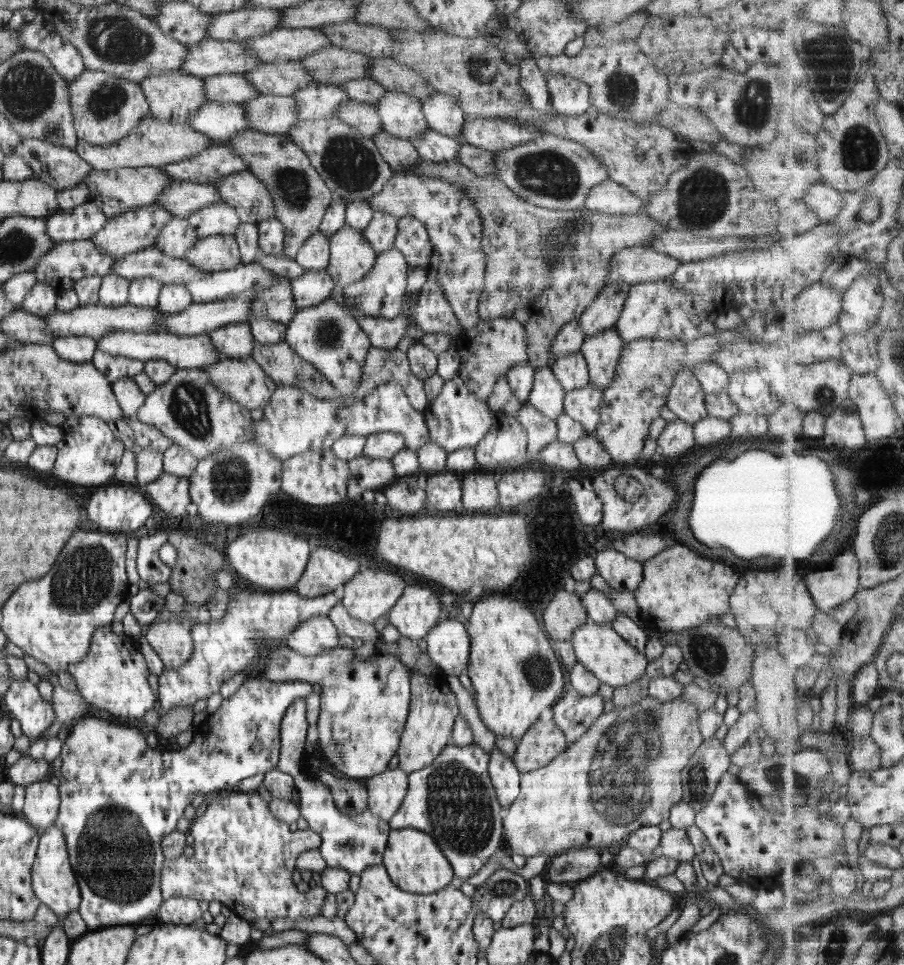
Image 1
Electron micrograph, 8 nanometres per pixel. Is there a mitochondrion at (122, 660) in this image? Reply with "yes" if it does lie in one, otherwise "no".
no

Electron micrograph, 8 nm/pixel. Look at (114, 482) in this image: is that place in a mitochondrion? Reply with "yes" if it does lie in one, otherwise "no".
no

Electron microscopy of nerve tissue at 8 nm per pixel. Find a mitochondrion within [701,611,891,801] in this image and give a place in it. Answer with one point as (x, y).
(780, 781)

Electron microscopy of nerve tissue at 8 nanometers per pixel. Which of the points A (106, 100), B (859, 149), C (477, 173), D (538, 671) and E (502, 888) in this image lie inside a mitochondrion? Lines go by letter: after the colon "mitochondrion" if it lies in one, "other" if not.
A: mitochondrion
B: mitochondrion
C: other
D: mitochondrion
E: mitochondrion

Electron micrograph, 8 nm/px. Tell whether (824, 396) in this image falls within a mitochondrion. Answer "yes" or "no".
yes

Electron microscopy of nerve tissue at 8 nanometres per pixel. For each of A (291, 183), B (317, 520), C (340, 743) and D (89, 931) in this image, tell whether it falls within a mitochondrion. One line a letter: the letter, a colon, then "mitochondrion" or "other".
A: mitochondrion
B: other
C: mitochondrion
D: other

